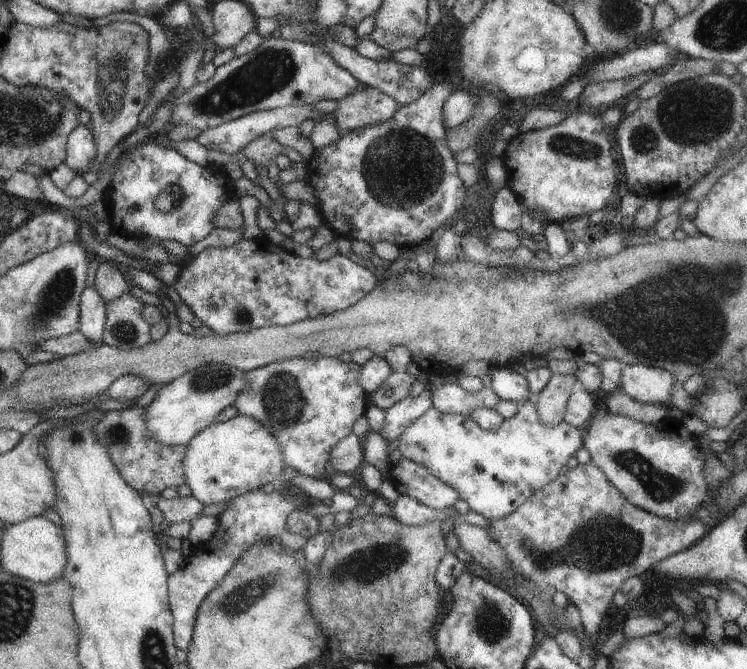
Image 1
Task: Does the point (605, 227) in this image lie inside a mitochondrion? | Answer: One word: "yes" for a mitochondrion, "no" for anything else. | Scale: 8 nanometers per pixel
no

